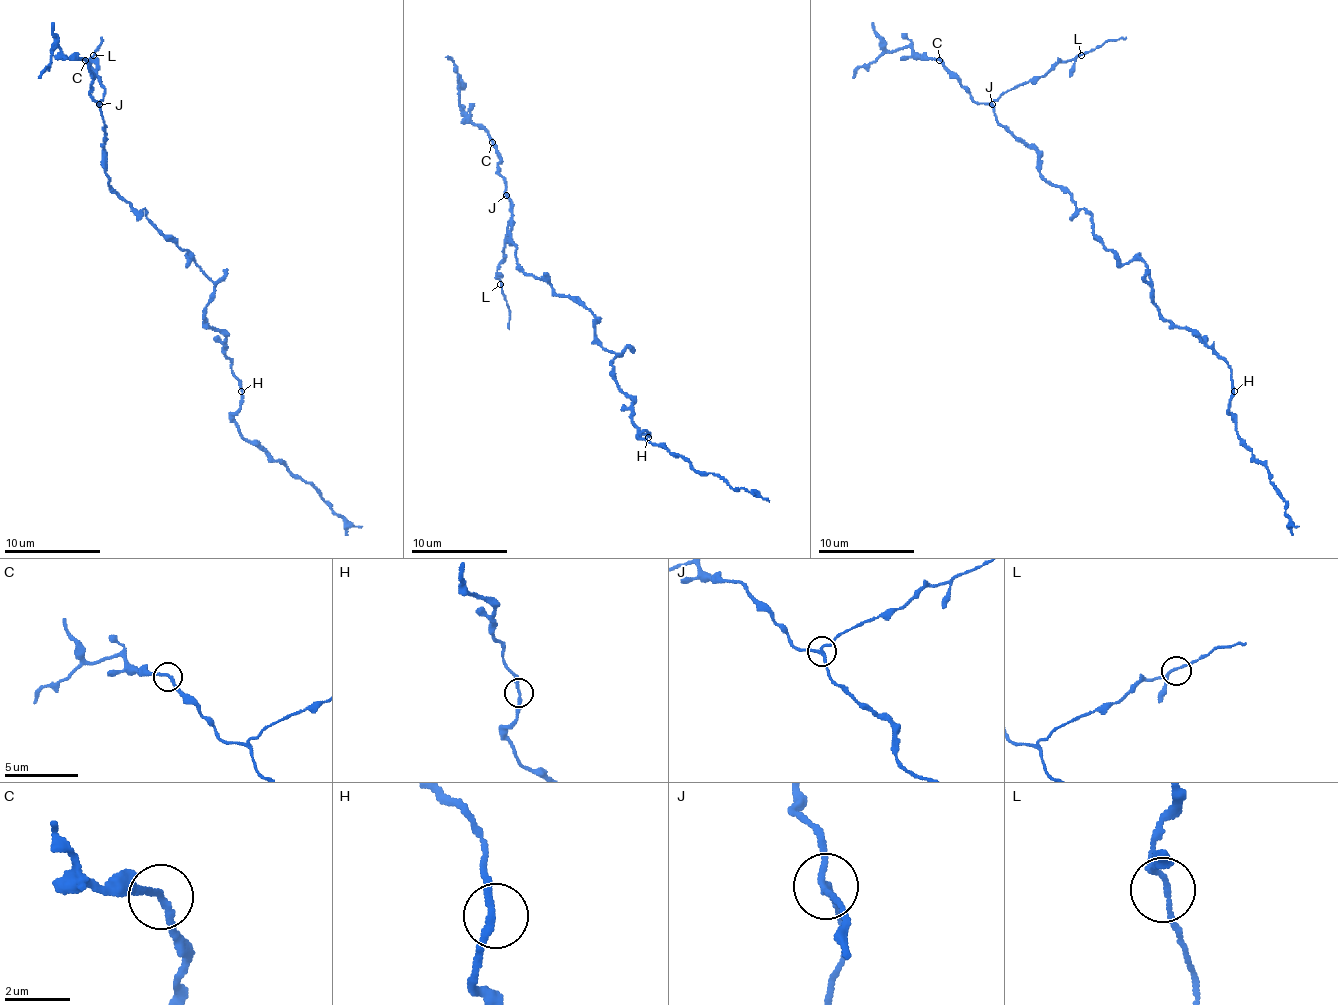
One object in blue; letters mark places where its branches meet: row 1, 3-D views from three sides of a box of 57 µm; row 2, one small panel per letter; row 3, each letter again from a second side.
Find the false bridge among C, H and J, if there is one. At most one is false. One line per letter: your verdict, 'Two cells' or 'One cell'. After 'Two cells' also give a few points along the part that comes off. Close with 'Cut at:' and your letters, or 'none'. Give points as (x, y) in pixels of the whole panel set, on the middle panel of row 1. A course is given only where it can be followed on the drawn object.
C: One cell
H: One cell
J: Two cells. Course of the part to remove: (507, 195), (512, 214), (504, 258), (497, 270), (502, 296), (509, 310), (509, 329)
Cut at: J

